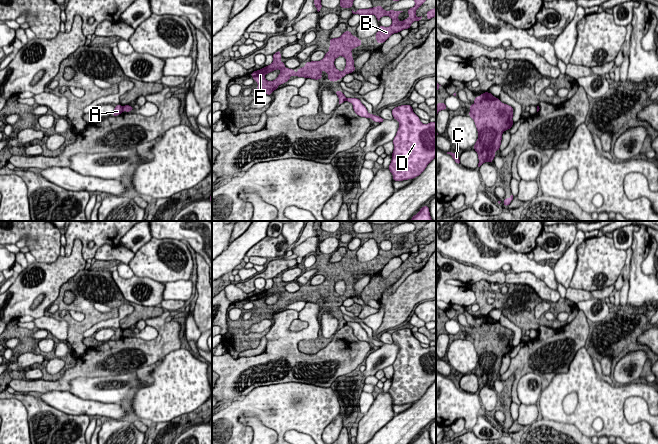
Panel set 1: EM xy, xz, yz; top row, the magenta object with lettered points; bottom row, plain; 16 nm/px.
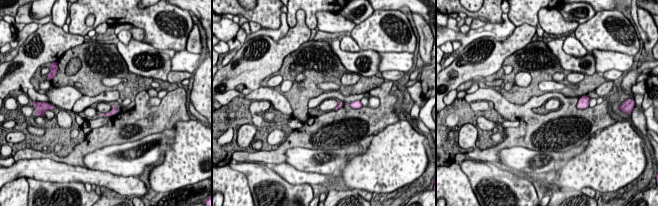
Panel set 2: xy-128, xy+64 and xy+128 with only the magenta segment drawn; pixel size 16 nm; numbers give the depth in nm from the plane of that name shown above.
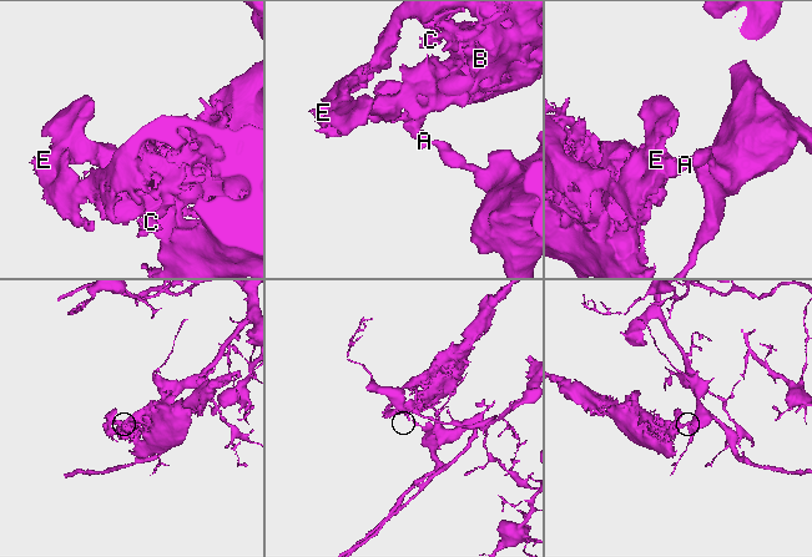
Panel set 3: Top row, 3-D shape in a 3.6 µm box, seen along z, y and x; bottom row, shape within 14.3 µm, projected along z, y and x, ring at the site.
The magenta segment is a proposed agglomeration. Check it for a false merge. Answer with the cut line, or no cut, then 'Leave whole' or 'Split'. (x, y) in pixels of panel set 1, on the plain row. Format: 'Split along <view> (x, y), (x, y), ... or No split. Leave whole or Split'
Split along xy (121, 330), (123, 334). Split

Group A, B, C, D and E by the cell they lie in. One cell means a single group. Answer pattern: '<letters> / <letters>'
A B C E / D

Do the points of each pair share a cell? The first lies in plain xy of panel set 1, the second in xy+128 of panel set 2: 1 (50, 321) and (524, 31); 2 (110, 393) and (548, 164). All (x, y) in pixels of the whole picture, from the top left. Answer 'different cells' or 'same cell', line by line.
1: same cell
2: same cell

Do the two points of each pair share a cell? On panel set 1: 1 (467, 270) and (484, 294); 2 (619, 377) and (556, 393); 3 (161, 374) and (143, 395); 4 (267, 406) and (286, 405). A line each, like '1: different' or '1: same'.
1: different
2: different
3: same
4: same

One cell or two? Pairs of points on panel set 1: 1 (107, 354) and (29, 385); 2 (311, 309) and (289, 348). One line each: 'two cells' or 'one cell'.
1: one cell
2: one cell

